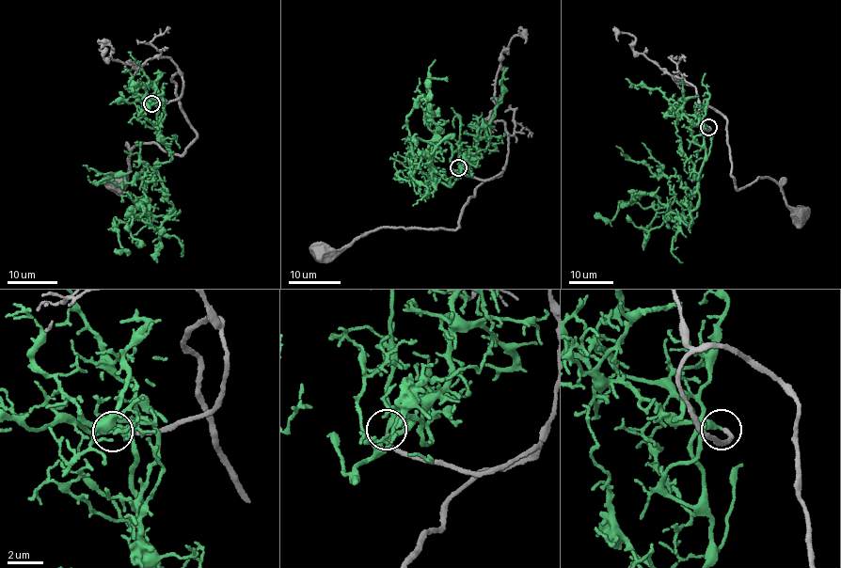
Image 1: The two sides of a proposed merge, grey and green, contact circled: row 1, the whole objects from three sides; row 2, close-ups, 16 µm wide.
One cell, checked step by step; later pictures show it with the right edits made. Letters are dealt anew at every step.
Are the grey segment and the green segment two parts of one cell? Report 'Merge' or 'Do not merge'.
Merge

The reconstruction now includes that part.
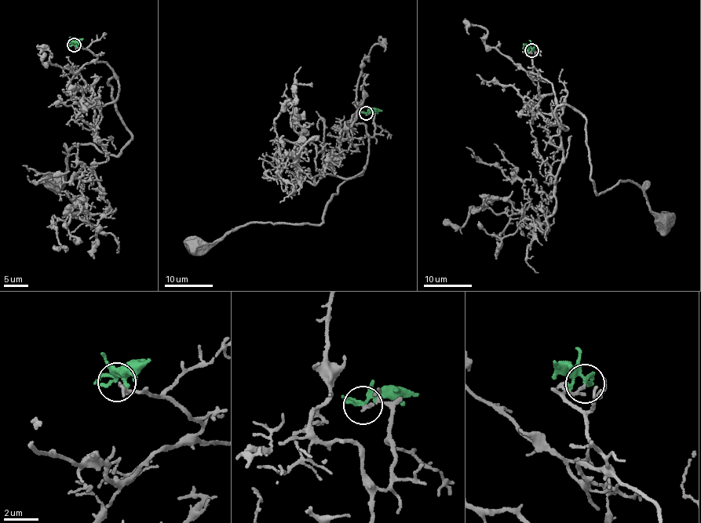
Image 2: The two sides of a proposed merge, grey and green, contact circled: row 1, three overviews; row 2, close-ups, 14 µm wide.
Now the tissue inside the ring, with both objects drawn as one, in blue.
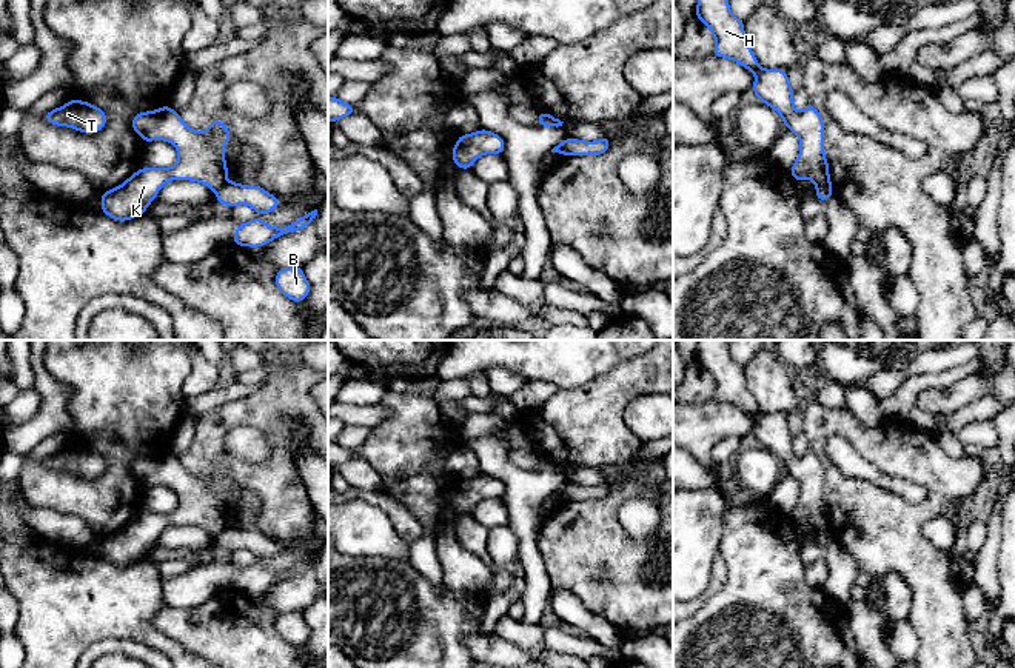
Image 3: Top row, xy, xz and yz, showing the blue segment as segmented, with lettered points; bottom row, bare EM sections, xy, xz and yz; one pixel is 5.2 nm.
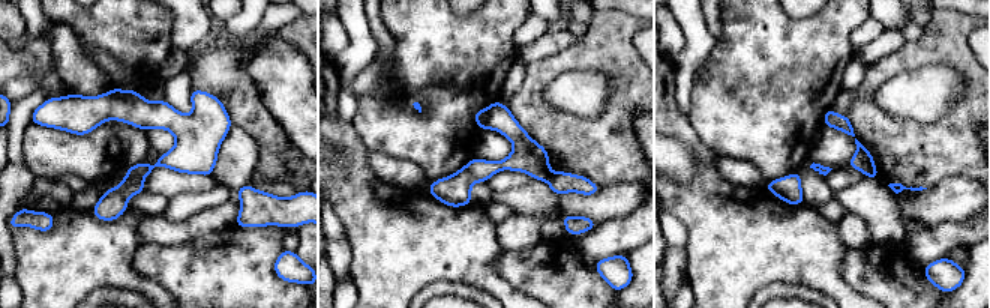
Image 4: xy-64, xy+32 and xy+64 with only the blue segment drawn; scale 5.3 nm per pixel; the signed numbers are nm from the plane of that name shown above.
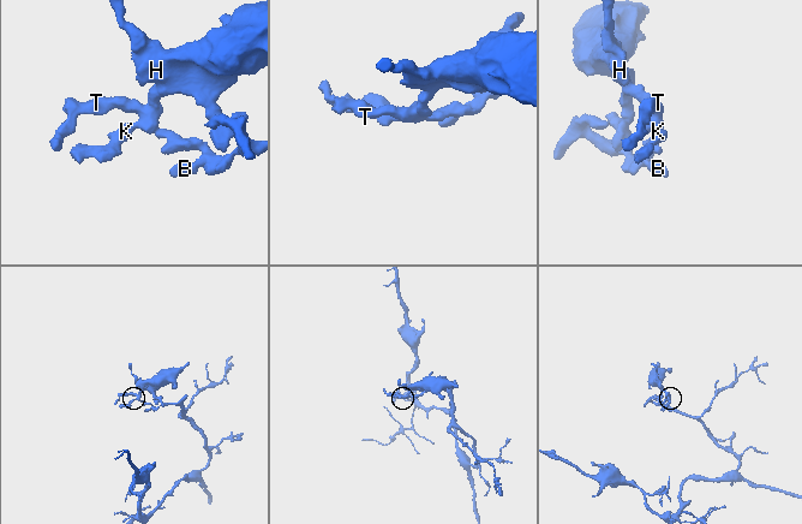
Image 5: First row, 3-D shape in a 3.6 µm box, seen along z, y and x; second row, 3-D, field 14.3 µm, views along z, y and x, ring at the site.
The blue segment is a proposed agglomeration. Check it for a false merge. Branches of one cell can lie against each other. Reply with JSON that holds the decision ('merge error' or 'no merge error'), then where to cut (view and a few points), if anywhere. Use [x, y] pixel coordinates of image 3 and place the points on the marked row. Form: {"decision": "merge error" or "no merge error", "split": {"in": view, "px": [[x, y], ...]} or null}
{"decision": "merge error", "split": {"in": "yz", "px": [[817, 187], [830, 188]]}}

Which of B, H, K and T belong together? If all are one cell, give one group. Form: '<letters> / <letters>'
B / H K T

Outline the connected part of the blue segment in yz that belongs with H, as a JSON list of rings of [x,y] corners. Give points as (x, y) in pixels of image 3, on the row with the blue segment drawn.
[[[698,0],[695,11],[713,34],[713,55],[730,58],[756,75],[752,91],[758,102],[773,108],[801,143],[799,155],[789,169],[795,182],[810,179],[816,188],[832,188],[829,162],[824,155],[824,120],[813,105],[802,112],[793,106],[795,92],[784,69],[764,69],[747,43],[744,22],[729,8],[729,0]]]

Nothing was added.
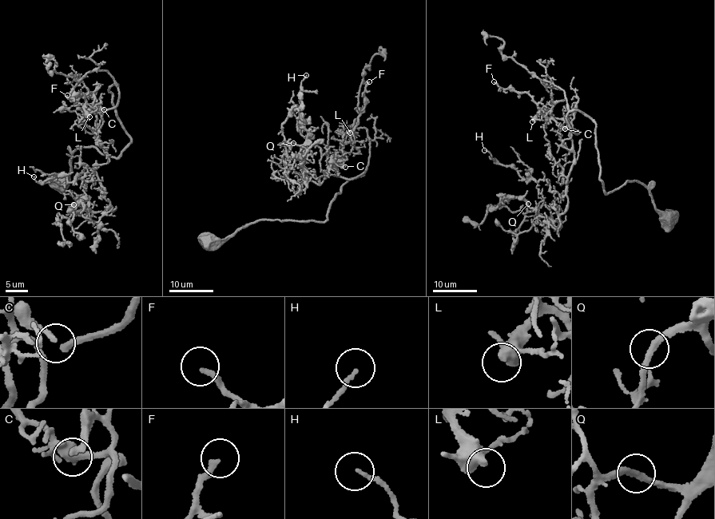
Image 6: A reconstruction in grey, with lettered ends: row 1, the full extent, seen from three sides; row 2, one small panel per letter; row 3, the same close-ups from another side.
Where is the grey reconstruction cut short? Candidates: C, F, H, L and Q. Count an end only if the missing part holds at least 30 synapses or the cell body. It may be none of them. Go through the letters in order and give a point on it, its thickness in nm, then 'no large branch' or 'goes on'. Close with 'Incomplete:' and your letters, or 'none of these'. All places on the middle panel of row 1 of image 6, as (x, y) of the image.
C: place (345, 167); calibre 180 nm; no large branch
F: place (369, 81); calibre 200 nm; goes on
H: place (306, 75); calibre 130 nm; no large branch
L: place (350, 132); calibre 400 nm; goes on
Q: place (293, 143); calibre 220 nm; no large branch
Incomplete: F, L

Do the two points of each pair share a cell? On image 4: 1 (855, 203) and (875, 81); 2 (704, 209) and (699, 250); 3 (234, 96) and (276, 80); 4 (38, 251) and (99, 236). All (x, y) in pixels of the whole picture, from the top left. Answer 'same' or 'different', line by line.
1: different
2: same
3: different
4: same

